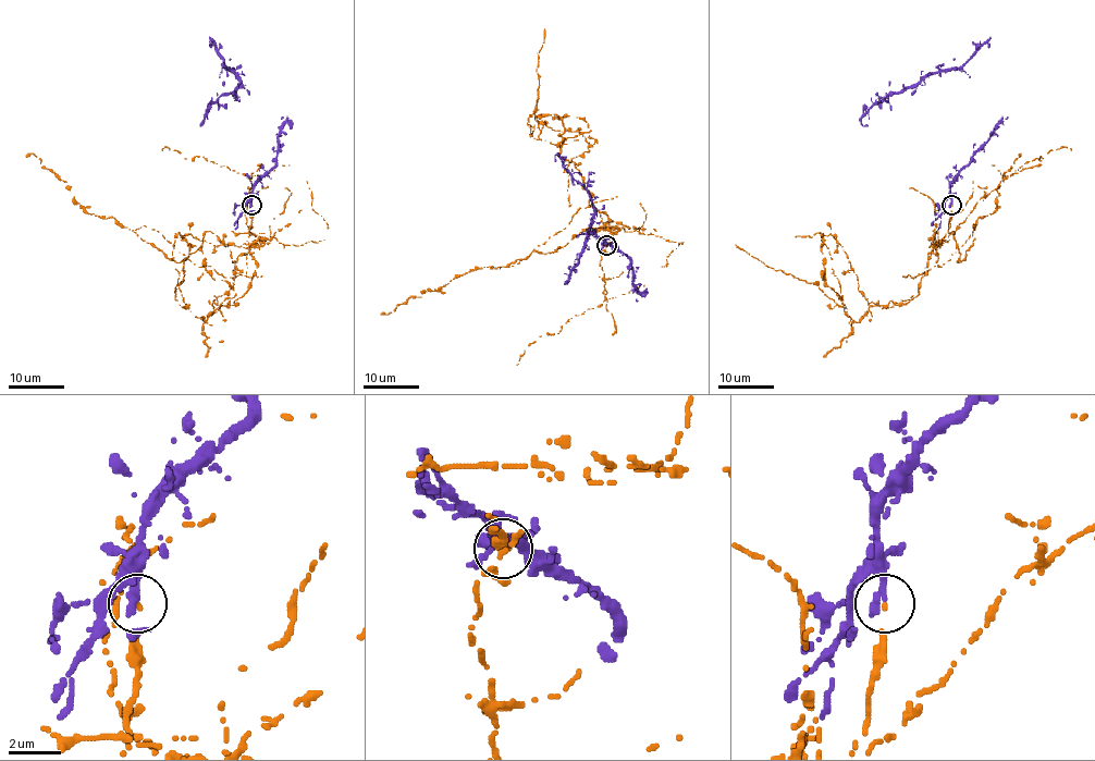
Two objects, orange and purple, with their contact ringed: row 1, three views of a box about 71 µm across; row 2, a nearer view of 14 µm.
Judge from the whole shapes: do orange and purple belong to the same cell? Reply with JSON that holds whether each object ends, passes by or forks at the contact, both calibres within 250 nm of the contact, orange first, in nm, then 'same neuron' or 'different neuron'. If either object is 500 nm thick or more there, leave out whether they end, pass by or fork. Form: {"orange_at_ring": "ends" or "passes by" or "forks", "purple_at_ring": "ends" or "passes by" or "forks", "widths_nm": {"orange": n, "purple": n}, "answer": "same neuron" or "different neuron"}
{"orange_at_ring": "ends", "purple_at_ring": "ends", "widths_nm": {"orange": 100, "purple": 360}, "answer": "different neuron"}

